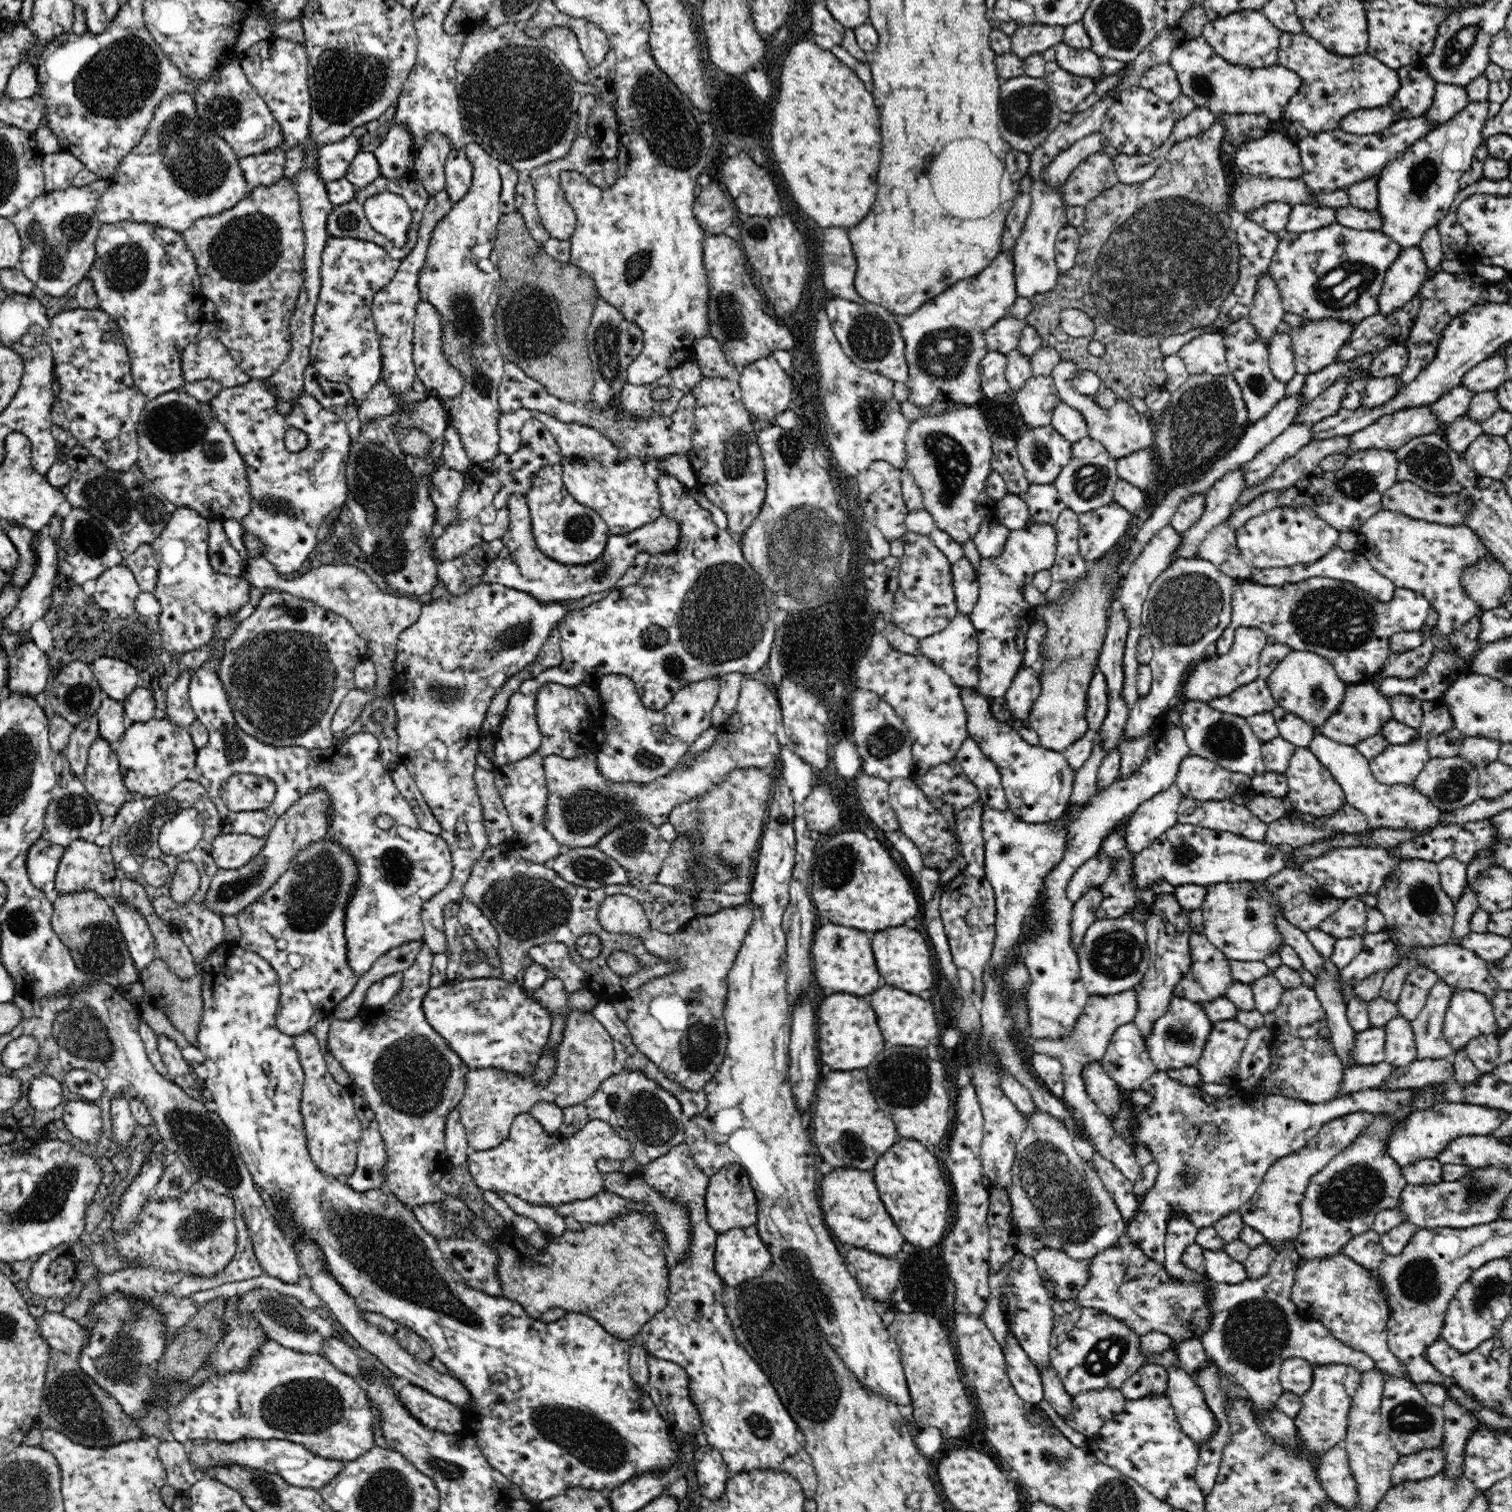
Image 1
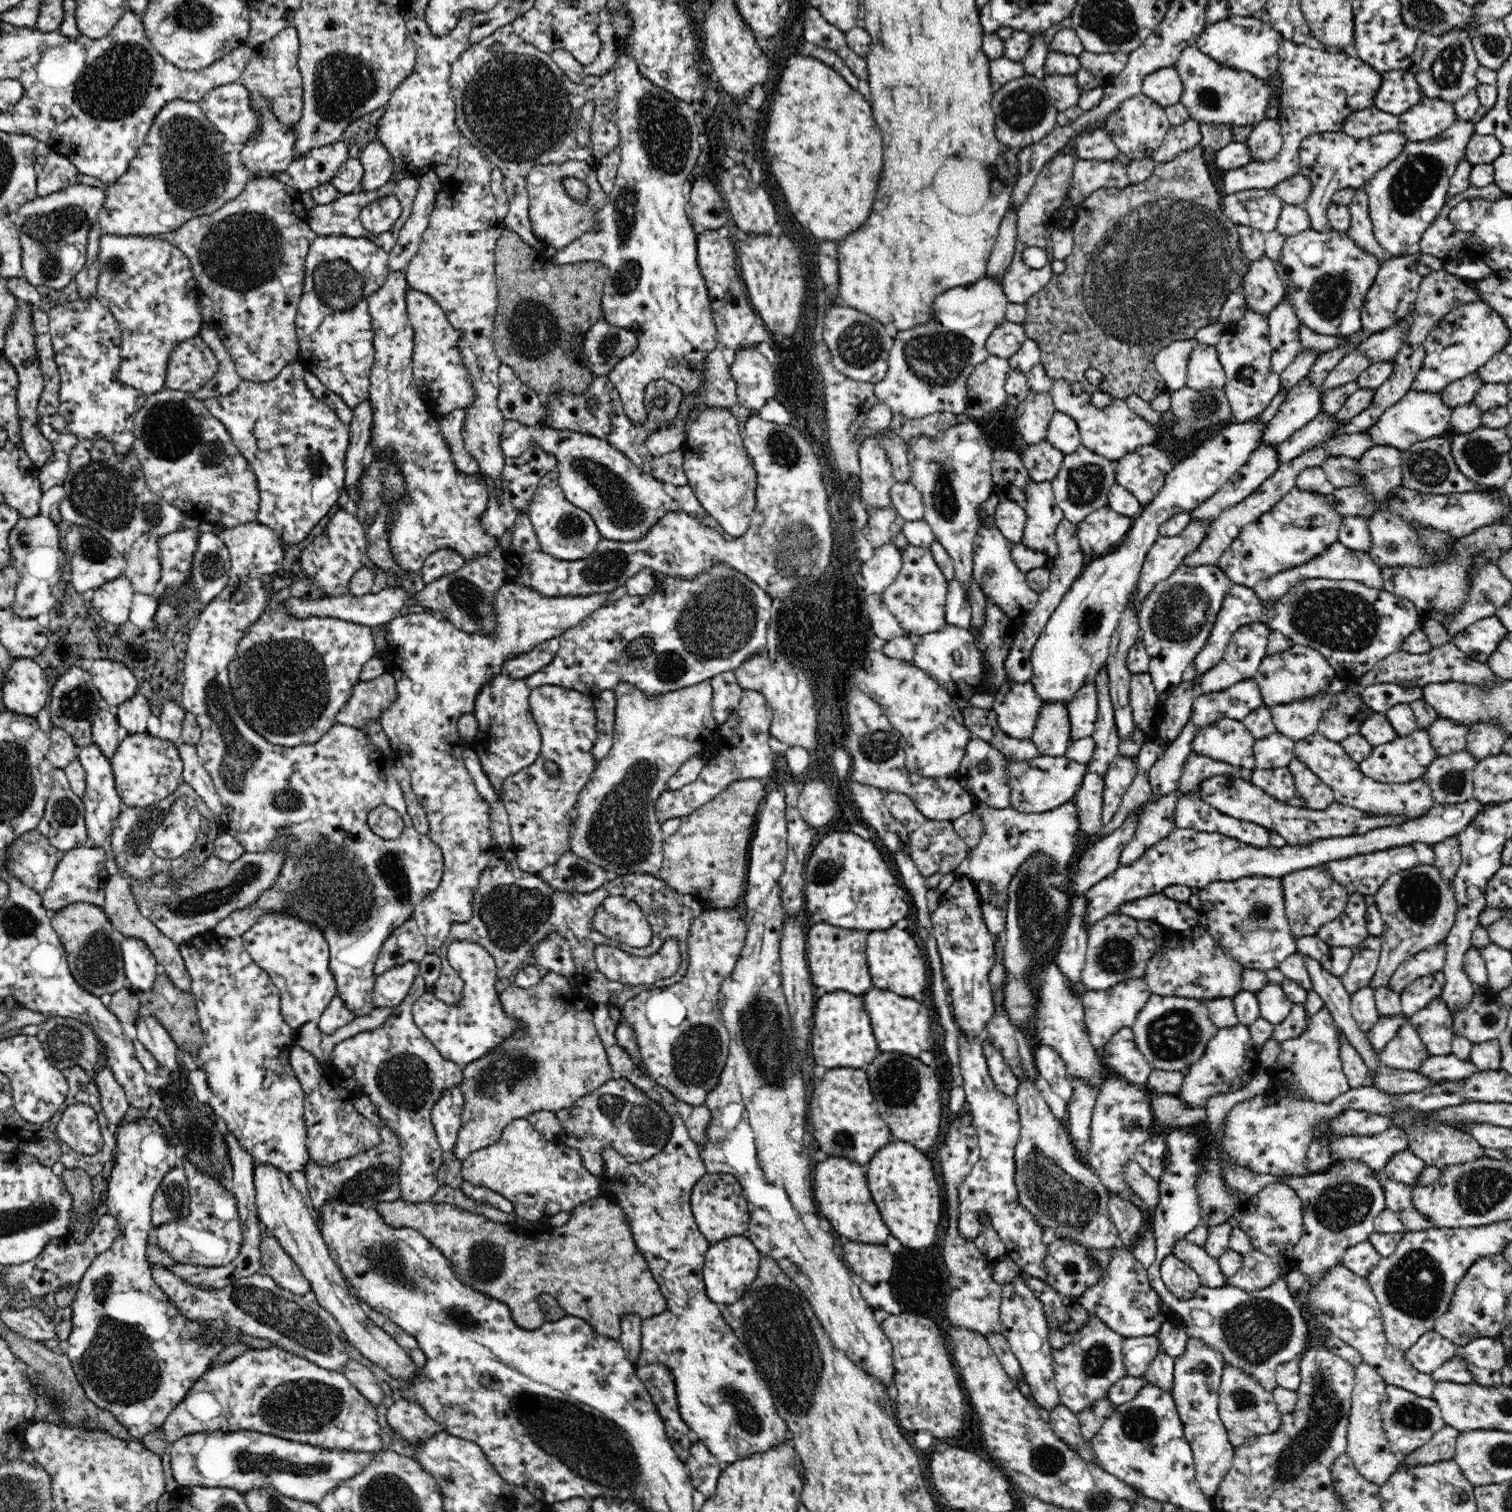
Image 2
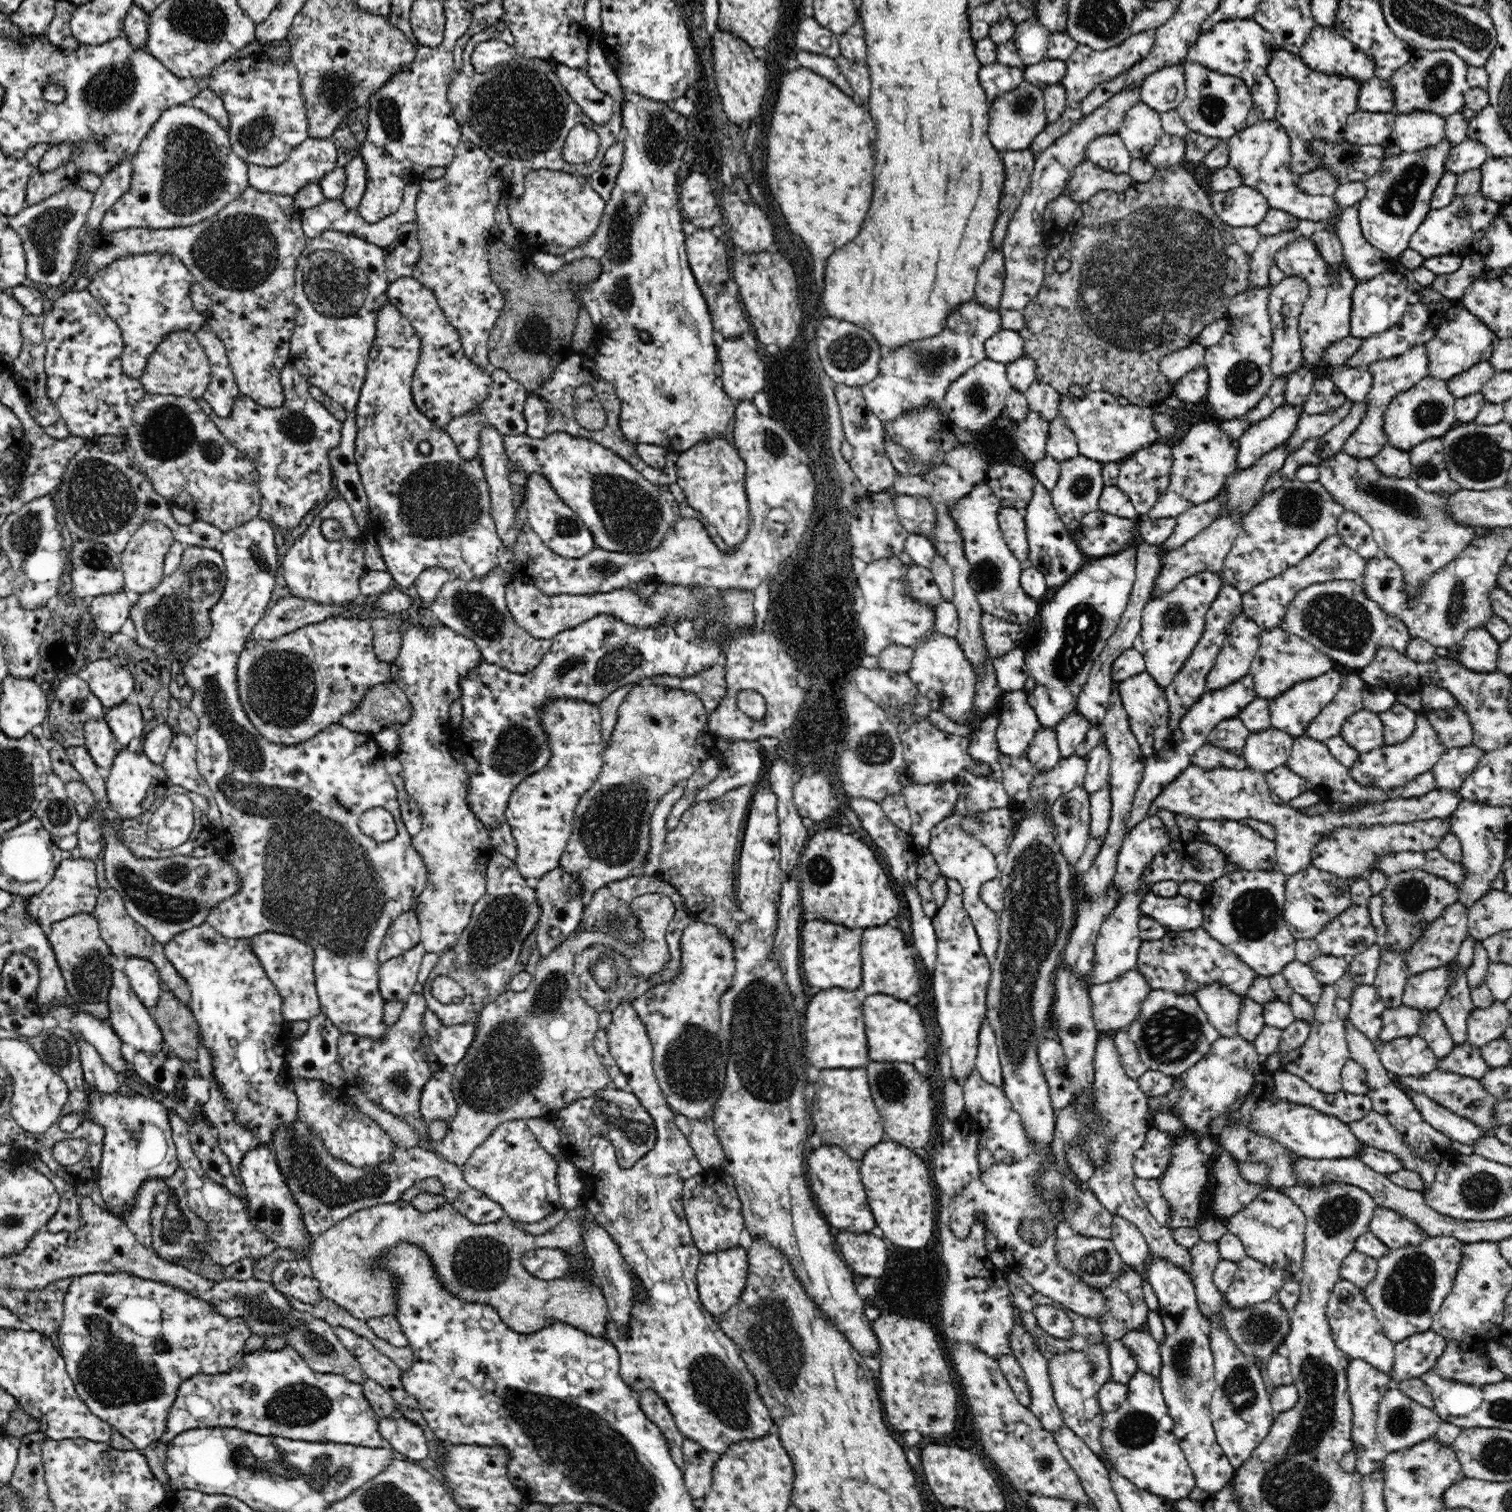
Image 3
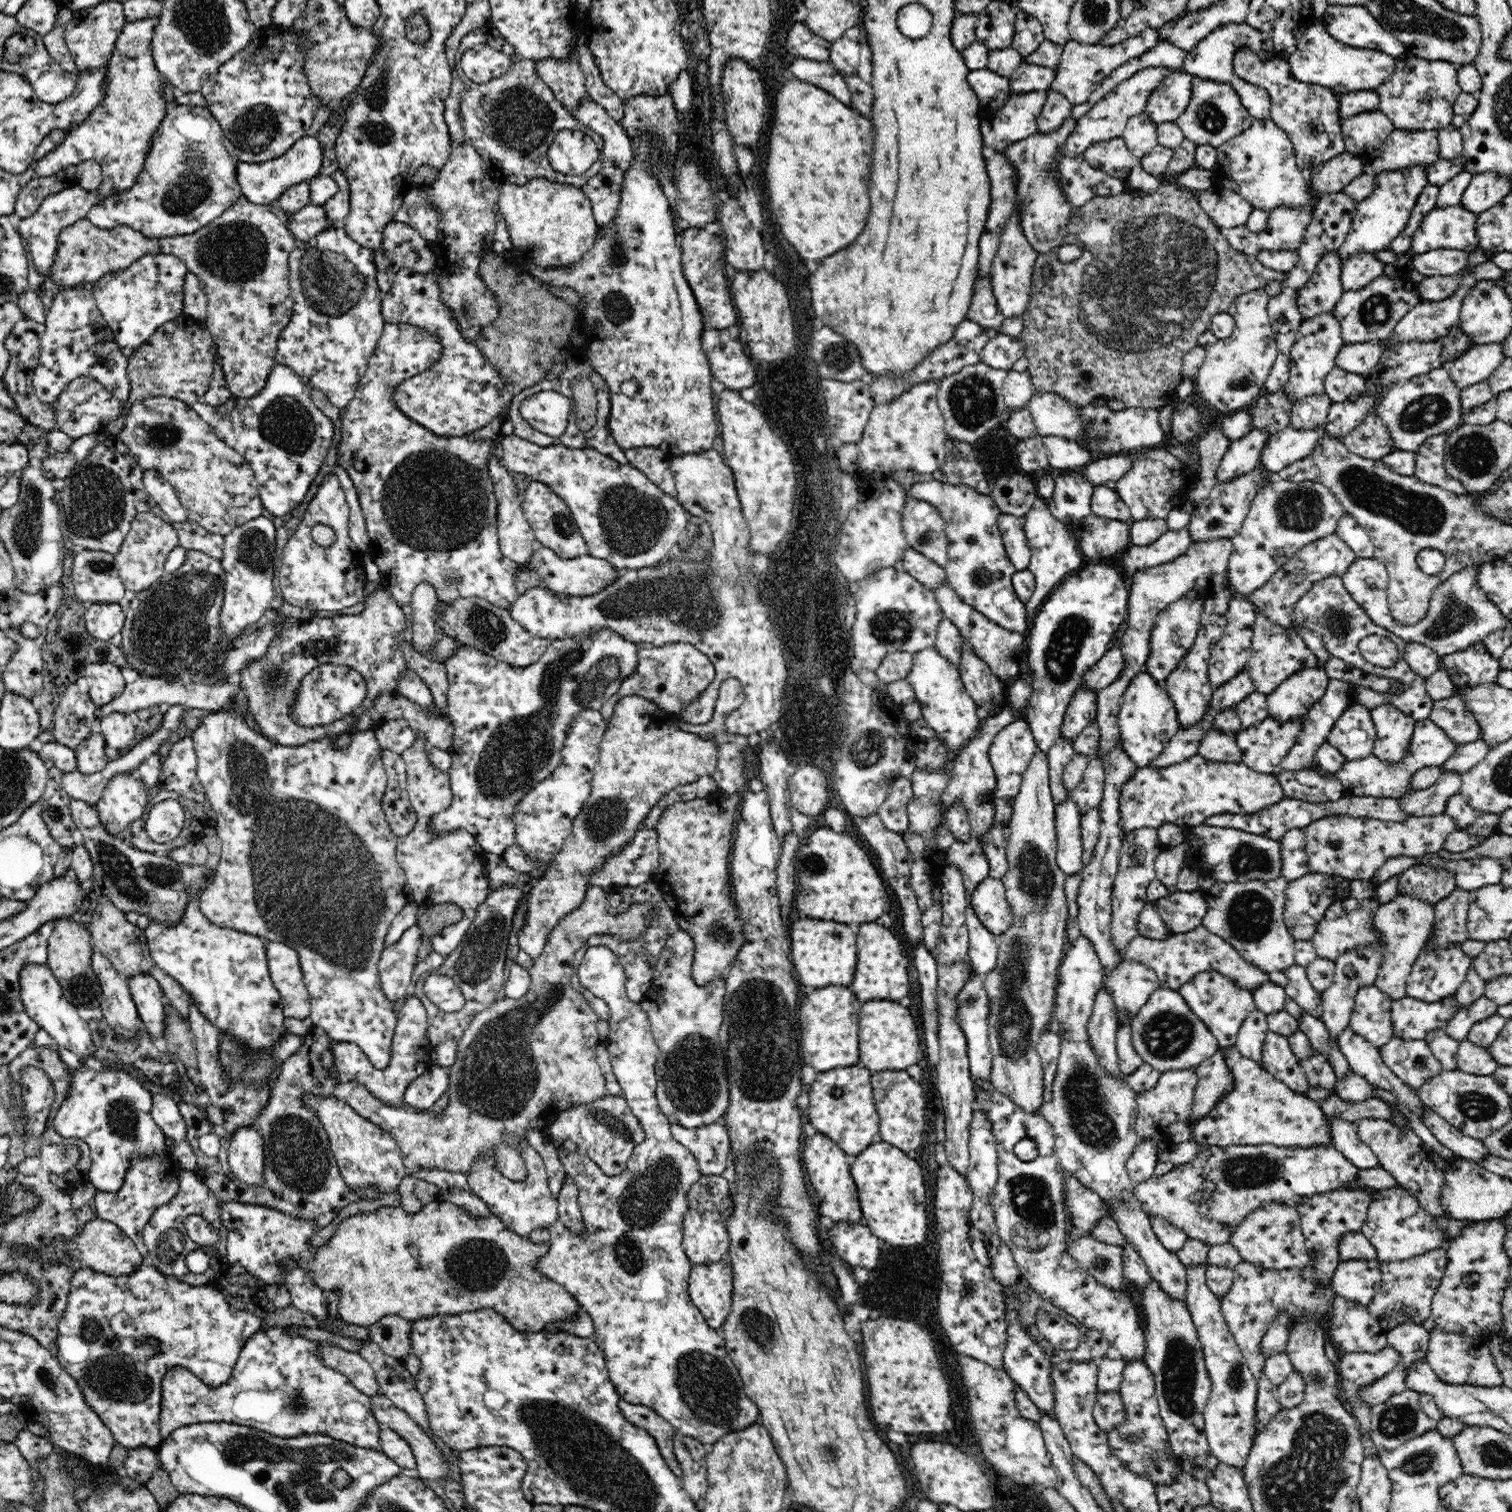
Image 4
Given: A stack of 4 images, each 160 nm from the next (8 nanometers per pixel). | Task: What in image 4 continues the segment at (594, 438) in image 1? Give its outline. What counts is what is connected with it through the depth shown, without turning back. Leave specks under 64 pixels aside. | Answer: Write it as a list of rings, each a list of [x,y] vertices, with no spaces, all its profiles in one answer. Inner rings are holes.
[[[543,390],[523,400],[519,411],[534,431],[560,437],[568,426],[571,401],[556,391]],[[508,435],[500,438],[502,464],[513,474],[525,474],[532,481],[547,484],[568,505],[581,530],[589,555],[607,560],[616,571],[654,567],[674,544],[688,524],[686,509],[675,495],[664,494],[643,472],[623,465],[595,448],[572,449],[564,444],[540,446]]]

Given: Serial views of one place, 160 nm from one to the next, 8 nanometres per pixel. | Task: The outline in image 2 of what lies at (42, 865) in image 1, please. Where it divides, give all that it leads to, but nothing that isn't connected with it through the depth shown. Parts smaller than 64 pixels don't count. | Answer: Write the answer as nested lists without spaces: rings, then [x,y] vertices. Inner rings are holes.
[[[37,829],[30,830],[11,844],[5,865],[10,876],[42,894],[64,855],[64,851],[55,849]]]

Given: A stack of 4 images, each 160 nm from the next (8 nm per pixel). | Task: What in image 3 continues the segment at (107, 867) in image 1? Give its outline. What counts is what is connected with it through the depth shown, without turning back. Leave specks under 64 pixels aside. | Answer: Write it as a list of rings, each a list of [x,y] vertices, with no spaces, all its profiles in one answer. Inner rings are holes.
[[[82,857],[61,859],[52,880],[42,889],[42,892],[29,898],[27,912],[38,924],[49,929],[51,924],[68,916],[74,916],[80,912],[92,914],[100,891],[96,881],[94,860]]]

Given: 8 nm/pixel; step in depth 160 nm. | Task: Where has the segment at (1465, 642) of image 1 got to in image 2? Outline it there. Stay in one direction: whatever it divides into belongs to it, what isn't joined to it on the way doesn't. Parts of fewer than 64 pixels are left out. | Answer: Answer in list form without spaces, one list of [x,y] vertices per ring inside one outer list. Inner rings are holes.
[[[1372,684],[1360,689],[1363,704],[1373,712],[1385,714],[1386,710],[1396,704],[1409,704],[1423,698],[1423,689],[1402,688],[1398,684]]]

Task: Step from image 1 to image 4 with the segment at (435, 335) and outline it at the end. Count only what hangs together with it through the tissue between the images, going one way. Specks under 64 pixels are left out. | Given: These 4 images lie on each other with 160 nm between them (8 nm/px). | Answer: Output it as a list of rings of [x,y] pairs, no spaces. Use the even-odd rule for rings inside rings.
[[[410,268],[400,269],[394,284],[382,298],[382,317],[387,324],[410,324],[436,335],[443,356],[428,370],[395,386],[393,397],[396,406],[408,419],[424,426],[438,436],[472,434],[490,424],[504,408],[509,407],[514,384],[503,378],[496,367],[486,361],[479,347],[469,342],[451,309],[441,298],[439,279],[434,273],[416,273]]]

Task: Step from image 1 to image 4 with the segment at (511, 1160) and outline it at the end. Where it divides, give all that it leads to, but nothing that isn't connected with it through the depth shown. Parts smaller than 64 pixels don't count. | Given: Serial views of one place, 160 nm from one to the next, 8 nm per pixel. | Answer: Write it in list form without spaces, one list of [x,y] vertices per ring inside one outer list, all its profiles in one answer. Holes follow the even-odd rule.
[[[525,1138],[516,1140],[516,1147],[523,1156],[527,1175],[523,1181],[513,1181],[505,1177],[496,1167],[491,1154],[482,1154],[474,1160],[470,1172],[467,1174],[467,1183],[490,1209],[492,1215],[497,1216],[500,1222],[512,1232],[524,1238],[529,1237],[530,1232],[540,1228],[549,1228],[559,1218],[557,1200],[547,1183],[546,1169],[542,1157],[528,1144]]]

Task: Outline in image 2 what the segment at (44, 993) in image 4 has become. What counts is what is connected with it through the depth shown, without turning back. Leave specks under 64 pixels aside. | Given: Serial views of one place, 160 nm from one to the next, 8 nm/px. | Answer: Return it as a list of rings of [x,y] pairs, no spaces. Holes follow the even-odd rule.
[[[108,1067],[96,1071],[95,1085],[100,1095],[103,1114],[111,1122],[112,1127],[115,1127],[124,1120],[128,1110],[129,1102],[125,1090],[118,1084]]]

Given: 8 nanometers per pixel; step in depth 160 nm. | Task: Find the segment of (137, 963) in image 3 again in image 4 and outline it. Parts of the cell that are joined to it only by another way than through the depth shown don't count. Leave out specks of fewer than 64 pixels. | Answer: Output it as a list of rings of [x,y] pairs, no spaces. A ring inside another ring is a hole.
[[[148,973],[136,974],[128,980],[129,989],[135,1002],[139,1018],[152,1038],[164,1035],[164,1006],[166,996],[158,981]]]

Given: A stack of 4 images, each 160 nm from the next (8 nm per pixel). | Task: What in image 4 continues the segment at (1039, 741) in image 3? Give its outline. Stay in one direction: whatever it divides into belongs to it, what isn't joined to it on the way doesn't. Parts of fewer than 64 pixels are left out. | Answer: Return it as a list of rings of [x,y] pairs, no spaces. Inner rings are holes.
[[[1037,750],[1028,769],[1024,772],[1021,788],[1015,798],[1013,812],[1008,826],[1008,847],[1006,856],[1008,870],[1001,881],[1005,886],[1005,896],[1012,912],[1012,926],[1004,934],[996,937],[998,960],[992,972],[980,976],[990,999],[988,1017],[989,1042],[992,1050],[992,1066],[989,1081],[996,1091],[1010,1097],[1024,1111],[1033,1113],[1040,1110],[1043,1100],[1044,1077],[1041,1058],[1037,1053],[1040,1035],[1046,1024],[1053,1020],[1058,982],[1059,966],[1065,954],[1062,952],[1067,942],[1066,929],[1069,907],[1064,892],[1066,874],[1058,868],[1057,833],[1055,830],[1056,805],[1052,801],[1050,789],[1050,766],[1046,752]]]

